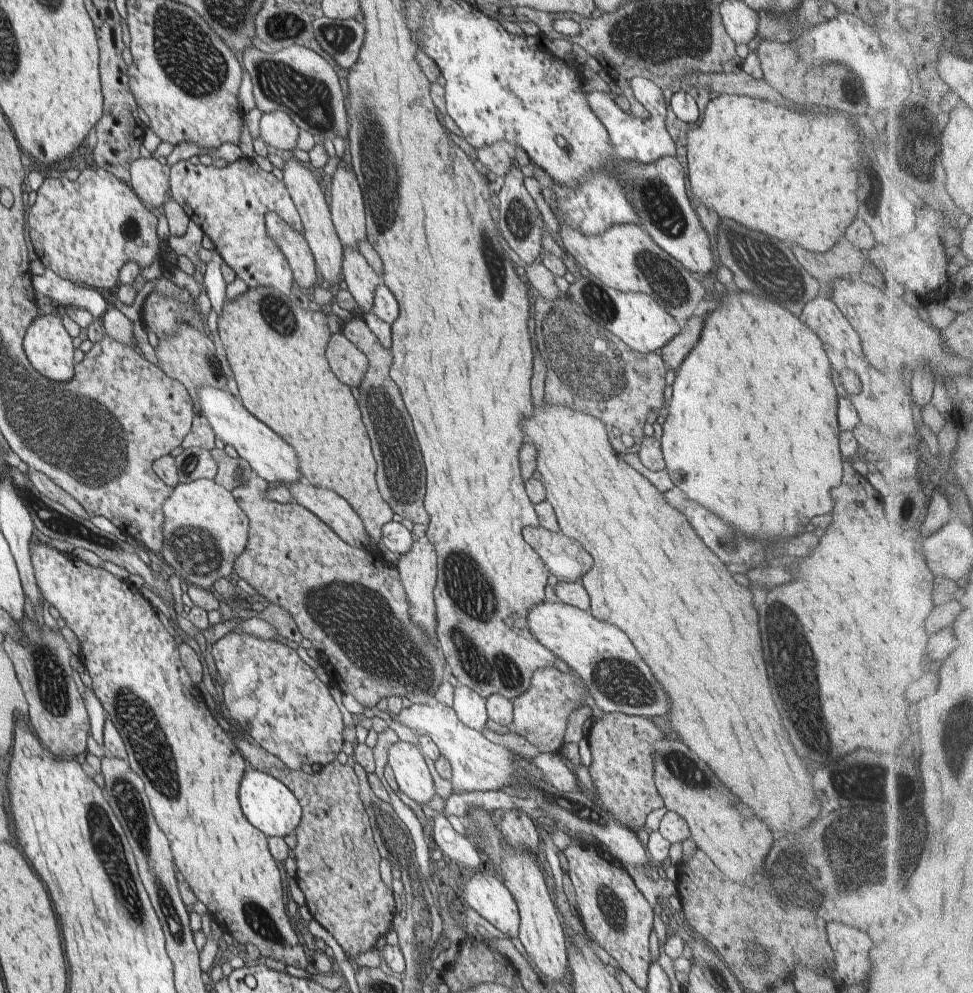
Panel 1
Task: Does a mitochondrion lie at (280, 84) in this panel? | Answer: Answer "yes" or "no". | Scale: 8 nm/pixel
yes

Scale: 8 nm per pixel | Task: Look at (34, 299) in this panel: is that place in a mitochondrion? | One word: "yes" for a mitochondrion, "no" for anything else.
no

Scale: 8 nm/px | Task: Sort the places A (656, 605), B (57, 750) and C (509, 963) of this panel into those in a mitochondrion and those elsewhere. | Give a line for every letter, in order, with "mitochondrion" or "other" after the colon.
A: other
B: other
C: other

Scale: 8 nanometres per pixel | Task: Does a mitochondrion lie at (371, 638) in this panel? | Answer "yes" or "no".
yes

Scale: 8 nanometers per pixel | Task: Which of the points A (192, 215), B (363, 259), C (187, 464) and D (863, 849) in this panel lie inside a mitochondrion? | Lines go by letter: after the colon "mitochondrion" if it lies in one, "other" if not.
A: other
B: other
C: mitochondrion
D: mitochondrion

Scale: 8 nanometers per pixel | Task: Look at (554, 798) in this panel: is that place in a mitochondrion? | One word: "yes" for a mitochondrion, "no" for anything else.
no

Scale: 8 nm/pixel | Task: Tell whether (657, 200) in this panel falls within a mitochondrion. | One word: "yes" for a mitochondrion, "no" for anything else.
yes

